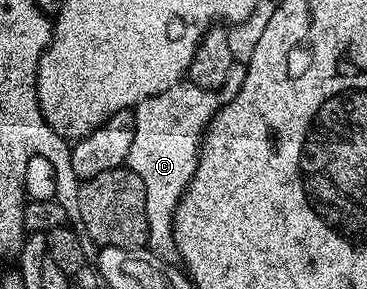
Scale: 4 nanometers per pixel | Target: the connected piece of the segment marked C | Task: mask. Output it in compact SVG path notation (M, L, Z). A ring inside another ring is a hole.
M232 64L230 75L226 75L218 89L203 89L193 81L181 79L166 91L135 106L134 141L130 143L126 165L146 187L146 219L152 217L152 213L164 213L164 229L160 229L160 217L156 217L156 229L148 229L146 242L147 248L159 257L168 259L176 252L174 239L168 241L168 221L174 223L174 211L196 170L204 130L212 122L212 116L238 95L247 70L247 64Z

